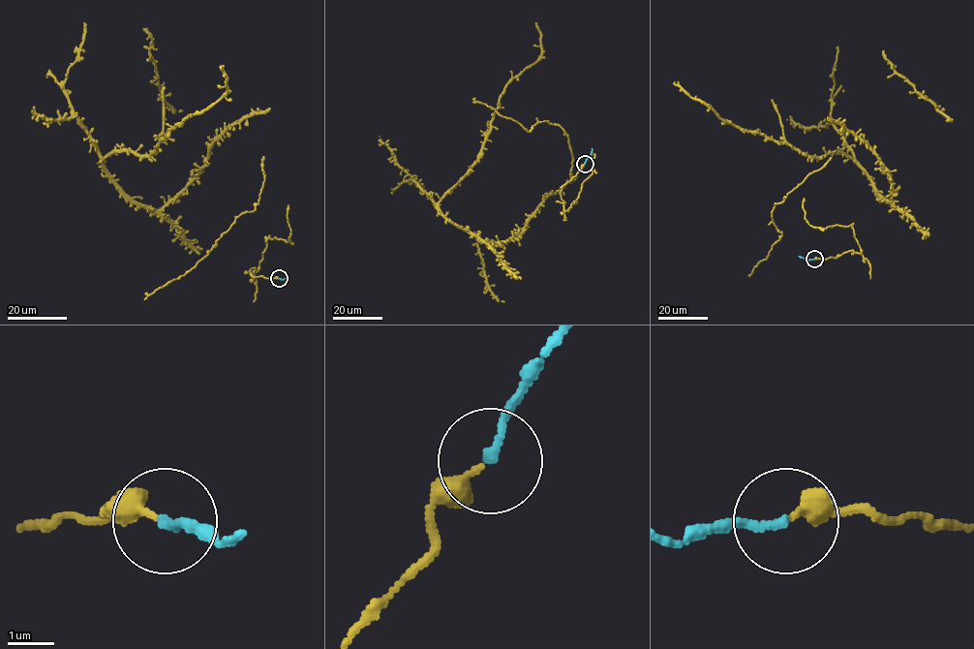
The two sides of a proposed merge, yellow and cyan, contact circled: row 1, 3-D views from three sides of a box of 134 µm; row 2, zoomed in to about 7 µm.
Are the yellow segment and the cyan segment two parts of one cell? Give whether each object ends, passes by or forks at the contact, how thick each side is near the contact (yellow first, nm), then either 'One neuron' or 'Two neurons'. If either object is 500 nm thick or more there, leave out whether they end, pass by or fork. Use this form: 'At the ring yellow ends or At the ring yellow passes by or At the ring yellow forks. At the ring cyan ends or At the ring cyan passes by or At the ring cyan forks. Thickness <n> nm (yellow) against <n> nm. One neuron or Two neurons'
At the ring yellow ends. At the ring cyan ends. Thickness 320 nm (yellow) against 190 nm. One neuron

